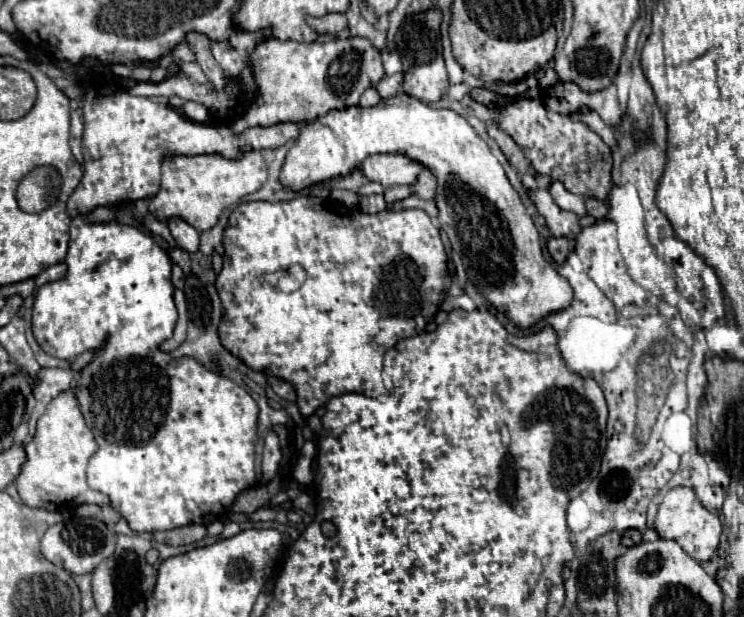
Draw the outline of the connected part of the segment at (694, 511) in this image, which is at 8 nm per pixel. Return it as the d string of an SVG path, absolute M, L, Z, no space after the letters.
M674 487L664 495L664 501L658 507L658 515L654 521L654 529L662 539L676 541L690 557L696 561L710 561L718 555L718 543L722 535L722 525L718 513L708 511L696 497L694 489L690 487Z

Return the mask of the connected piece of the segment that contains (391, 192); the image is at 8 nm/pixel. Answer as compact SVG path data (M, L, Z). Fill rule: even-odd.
M394 185L394 187L388 187L388 189L386 189L384 199L386 199L388 205L392 205L392 203L396 203L396 201L400 201L400 199L410 197L410 193L412 193L410 187L406 187L406 185Z

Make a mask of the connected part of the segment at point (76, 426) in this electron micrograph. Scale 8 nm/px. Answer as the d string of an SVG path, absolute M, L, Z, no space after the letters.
M72 391L60 393L50 401L46 413L38 419L34 439L24 449L28 459L16 479L16 487L24 505L48 511L54 511L54 507L58 511L70 511L82 503L108 505L108 497L90 489L86 483L86 465L88 459L96 453L96 441L84 423Z

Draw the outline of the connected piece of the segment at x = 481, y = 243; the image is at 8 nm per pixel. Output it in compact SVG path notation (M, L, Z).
M398 93L390 99L382 99L374 107L350 107L344 111L330 111L328 115L316 117L308 121L300 129L300 137L294 147L288 151L286 161L280 171L280 183L290 191L302 191L306 187L330 181L338 175L346 177L360 169L364 159L374 153L396 153L412 157L428 167L438 179L436 205L440 209L440 225L448 233L452 249L462 255L464 269L468 279L480 289L480 293L500 311L504 311L518 327L528 329L536 321L544 317L544 313L562 311L572 301L572 287L558 271L544 259L540 247L540 235L534 227L530 215L526 215L524 205L510 185L502 165L492 155L490 147L478 133L470 127L470 123L450 109L432 109L416 97L406 93Z

